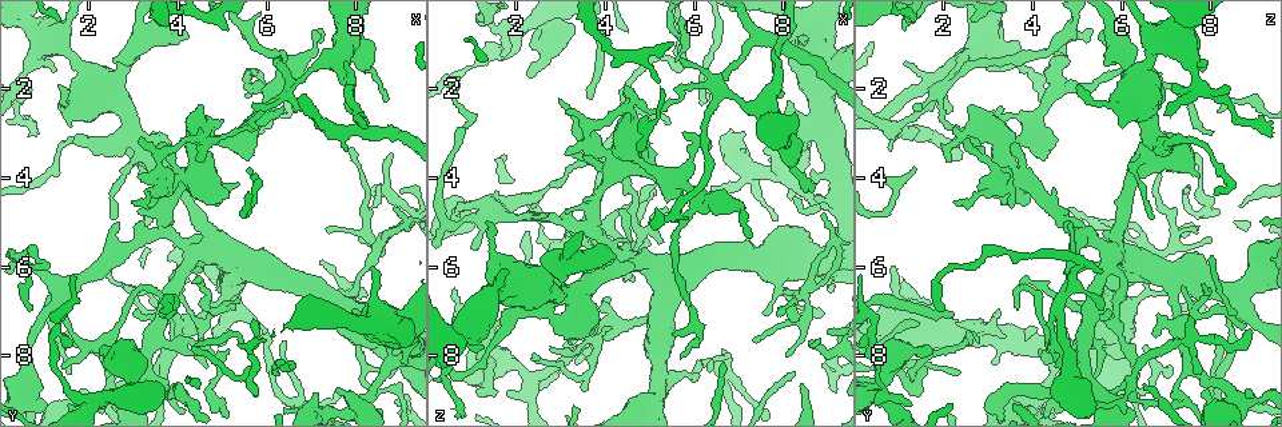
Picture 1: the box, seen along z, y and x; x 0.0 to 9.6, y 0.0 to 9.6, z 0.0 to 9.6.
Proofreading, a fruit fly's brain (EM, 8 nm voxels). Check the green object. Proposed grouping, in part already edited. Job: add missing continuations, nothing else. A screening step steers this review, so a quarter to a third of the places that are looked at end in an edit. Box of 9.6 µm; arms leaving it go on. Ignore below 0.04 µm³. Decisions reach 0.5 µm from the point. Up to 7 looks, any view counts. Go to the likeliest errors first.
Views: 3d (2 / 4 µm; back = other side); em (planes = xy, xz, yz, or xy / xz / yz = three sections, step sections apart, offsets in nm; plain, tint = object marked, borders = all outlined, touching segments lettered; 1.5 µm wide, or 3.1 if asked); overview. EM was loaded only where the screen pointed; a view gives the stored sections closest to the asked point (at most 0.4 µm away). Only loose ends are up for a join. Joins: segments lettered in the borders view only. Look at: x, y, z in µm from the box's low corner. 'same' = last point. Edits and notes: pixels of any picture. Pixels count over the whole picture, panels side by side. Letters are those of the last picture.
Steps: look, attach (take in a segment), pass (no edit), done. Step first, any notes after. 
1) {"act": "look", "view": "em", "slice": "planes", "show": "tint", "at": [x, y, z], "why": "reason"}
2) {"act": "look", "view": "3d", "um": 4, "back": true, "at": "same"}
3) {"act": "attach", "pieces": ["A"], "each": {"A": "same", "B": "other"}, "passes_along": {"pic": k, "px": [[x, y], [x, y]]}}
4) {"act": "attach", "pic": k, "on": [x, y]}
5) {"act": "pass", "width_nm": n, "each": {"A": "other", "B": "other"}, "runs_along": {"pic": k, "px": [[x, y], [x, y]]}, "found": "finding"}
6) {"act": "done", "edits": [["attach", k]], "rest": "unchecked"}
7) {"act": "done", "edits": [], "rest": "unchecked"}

{"act": "look", "view": "em", "slice": "planes", "show": "borders", "at": [5.40, 6.85, 4.70], "why": "thin end"}

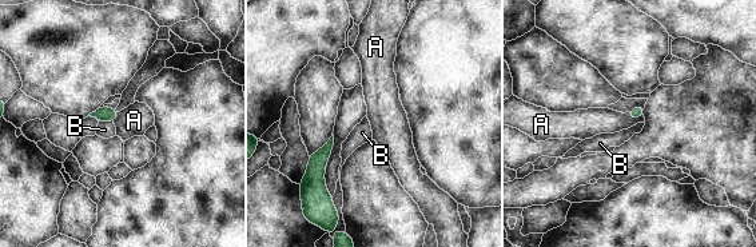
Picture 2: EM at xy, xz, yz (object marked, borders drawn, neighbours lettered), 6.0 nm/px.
{"act": "pass", "each": {"A": "other", "B": "other"}, "border": {"pic": 2, "px": [[627, 112], [631, 118], [643, 115]]}, "found": "no lettered segment goes on from it"}

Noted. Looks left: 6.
{"act": "look", "view": "3d", "um": 4, "at": [1.80, 8.70, 8.80], "why": "branch stops here"}

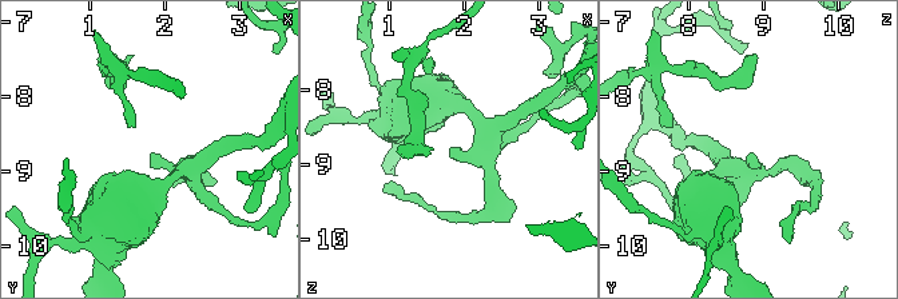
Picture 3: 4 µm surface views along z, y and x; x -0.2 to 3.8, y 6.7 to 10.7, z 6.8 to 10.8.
{"act": "look", "view": "em", "slice": "xz", "step": 8, "show": "borders", "at": [1.80, 8.80, 8.80], "why": "now the EM"}

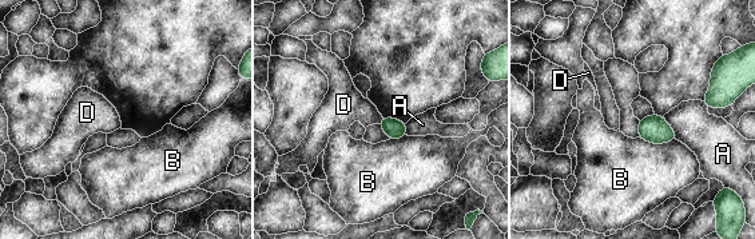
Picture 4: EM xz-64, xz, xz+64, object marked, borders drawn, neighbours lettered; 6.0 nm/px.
{"act": "look", "view": "em", "slice": "planes", "show": "borders", "at": "same", "why": "cut it another way"}

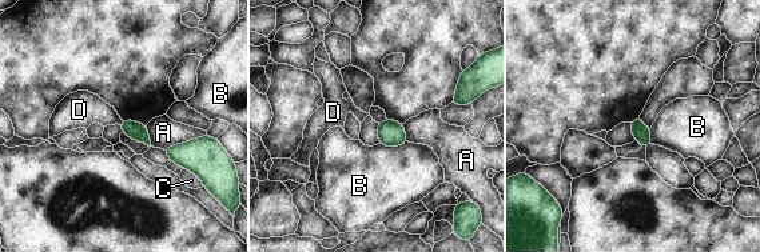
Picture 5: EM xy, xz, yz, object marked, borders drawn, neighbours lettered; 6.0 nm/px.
{"act": "pass", "width_nm": 110, "longest_contact_nm": ["A", 280], "each": {"A": "other", "B": "other", "C": "other", "D": "other"}, "found": "none of them fits"}

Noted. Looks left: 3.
{"act": "look", "view": "em", "slice": "planes", "show": "borders", "at": [0.70, 6.95, 2.05], "why": "long arm stops here"}

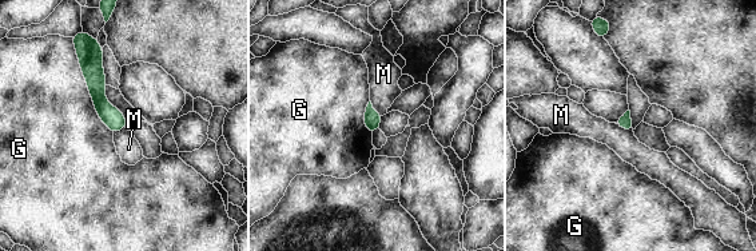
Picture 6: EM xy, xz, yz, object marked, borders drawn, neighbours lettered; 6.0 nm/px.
{"act": "pass", "each": {"G": "other", "M": "other"}, "border": {"pic": 6, "px": [[75, 48], [96, 115], [112, 134]]}, "found": "no lettered segment goes on from it"}

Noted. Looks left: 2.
{"act": "done", "edits": [], "rest": "unchecked"}

